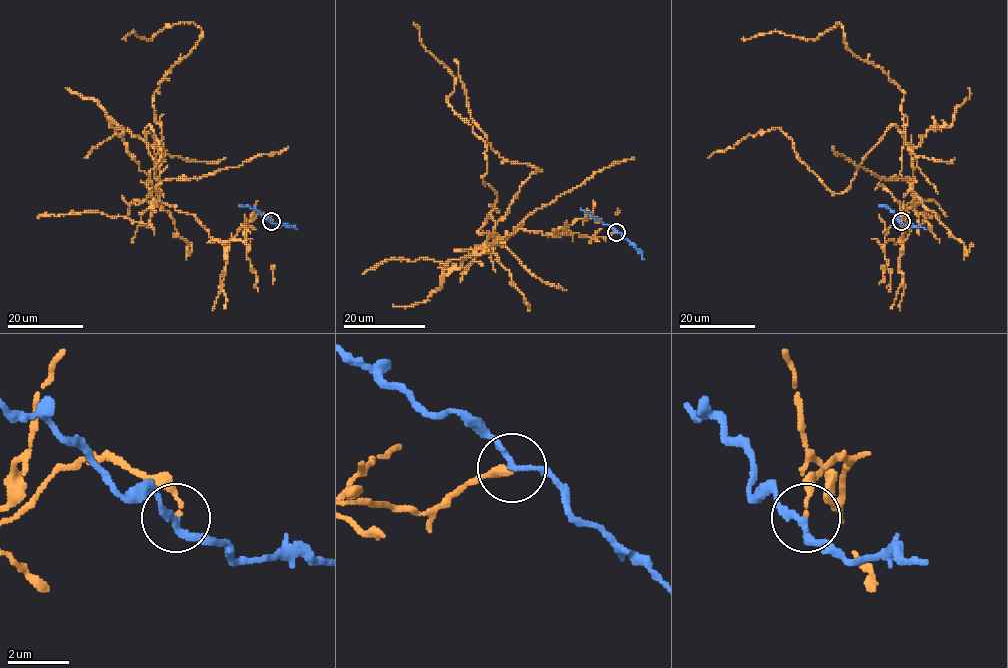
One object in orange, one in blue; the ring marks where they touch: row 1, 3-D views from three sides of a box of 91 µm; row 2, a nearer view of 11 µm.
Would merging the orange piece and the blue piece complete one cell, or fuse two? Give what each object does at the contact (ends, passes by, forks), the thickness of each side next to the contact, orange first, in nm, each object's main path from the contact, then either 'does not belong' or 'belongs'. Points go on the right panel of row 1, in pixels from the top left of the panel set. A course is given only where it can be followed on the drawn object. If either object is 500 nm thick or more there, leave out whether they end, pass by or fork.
orange ends; blue passes by; calibres 110 and 200 nm; course orange (901, 221), (907, 214), (902, 242), (898, 213), (913, 197), (895, 125), (844, 192), (778, 128), (707, 158); course blue (901, 221), (890, 209), (879, 205); does not belong

